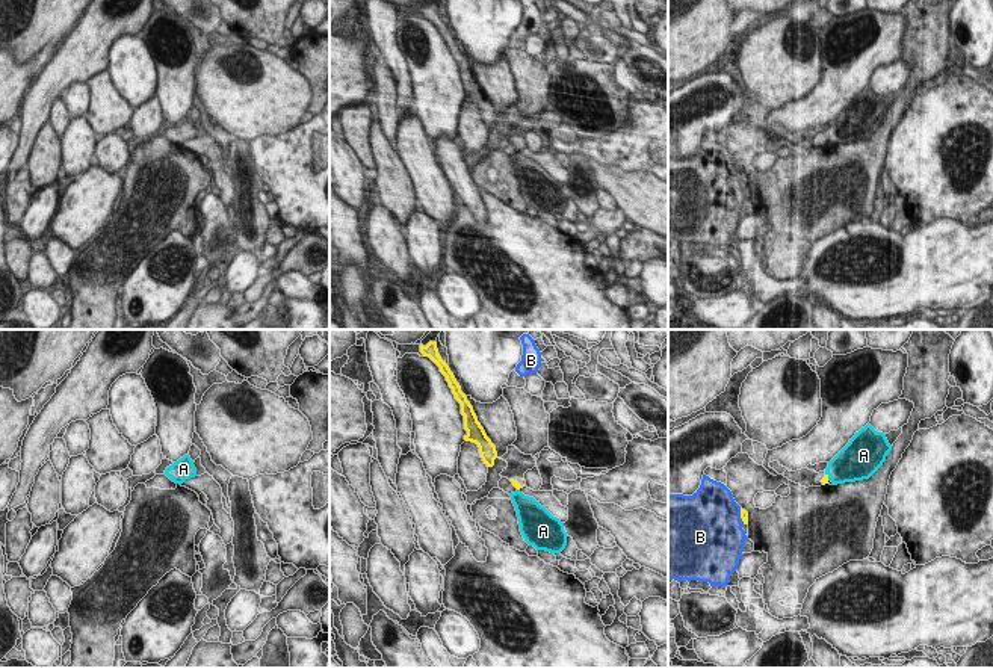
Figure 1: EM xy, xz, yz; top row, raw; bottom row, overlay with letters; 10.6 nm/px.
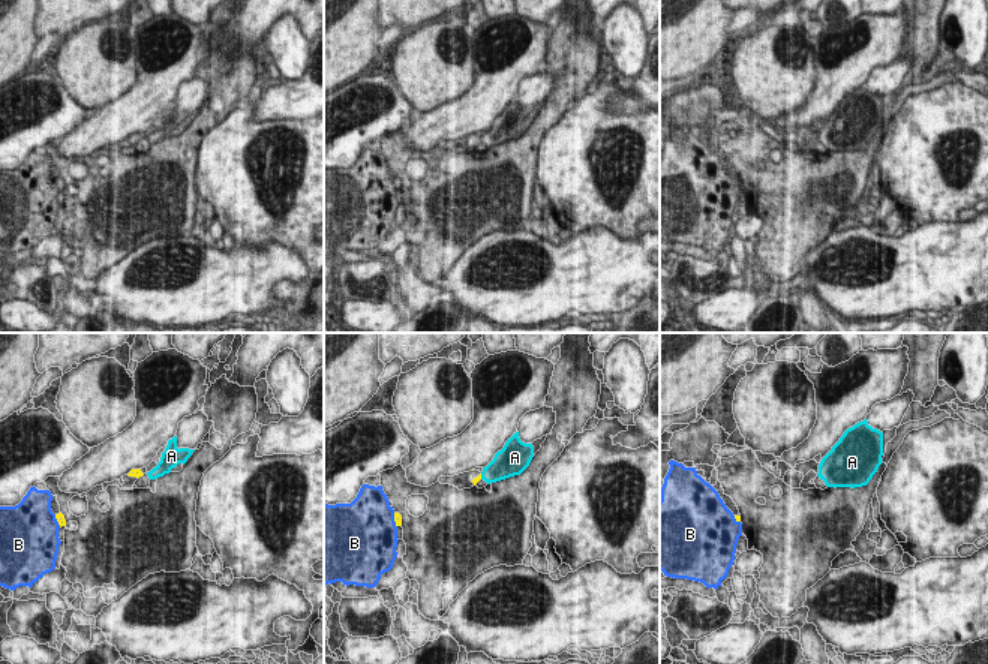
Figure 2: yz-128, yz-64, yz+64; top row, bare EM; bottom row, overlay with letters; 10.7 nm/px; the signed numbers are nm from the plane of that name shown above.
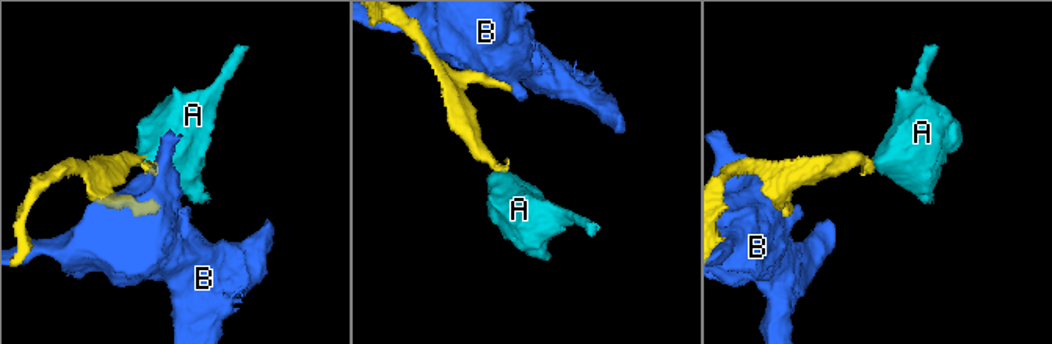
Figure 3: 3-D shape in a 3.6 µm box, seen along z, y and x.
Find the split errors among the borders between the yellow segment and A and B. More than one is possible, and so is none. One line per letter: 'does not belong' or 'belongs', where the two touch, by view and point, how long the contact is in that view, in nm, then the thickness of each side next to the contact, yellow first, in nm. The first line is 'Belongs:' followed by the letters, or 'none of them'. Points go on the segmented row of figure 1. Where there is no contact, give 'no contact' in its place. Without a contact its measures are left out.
Belongs: A
A: belongs; contact yz (827, 476); length 70 nm; calibres 70 and 340 nm
B: does not belong; contact yz (741, 516); length 170 nm; calibres 90 and 480 nm

